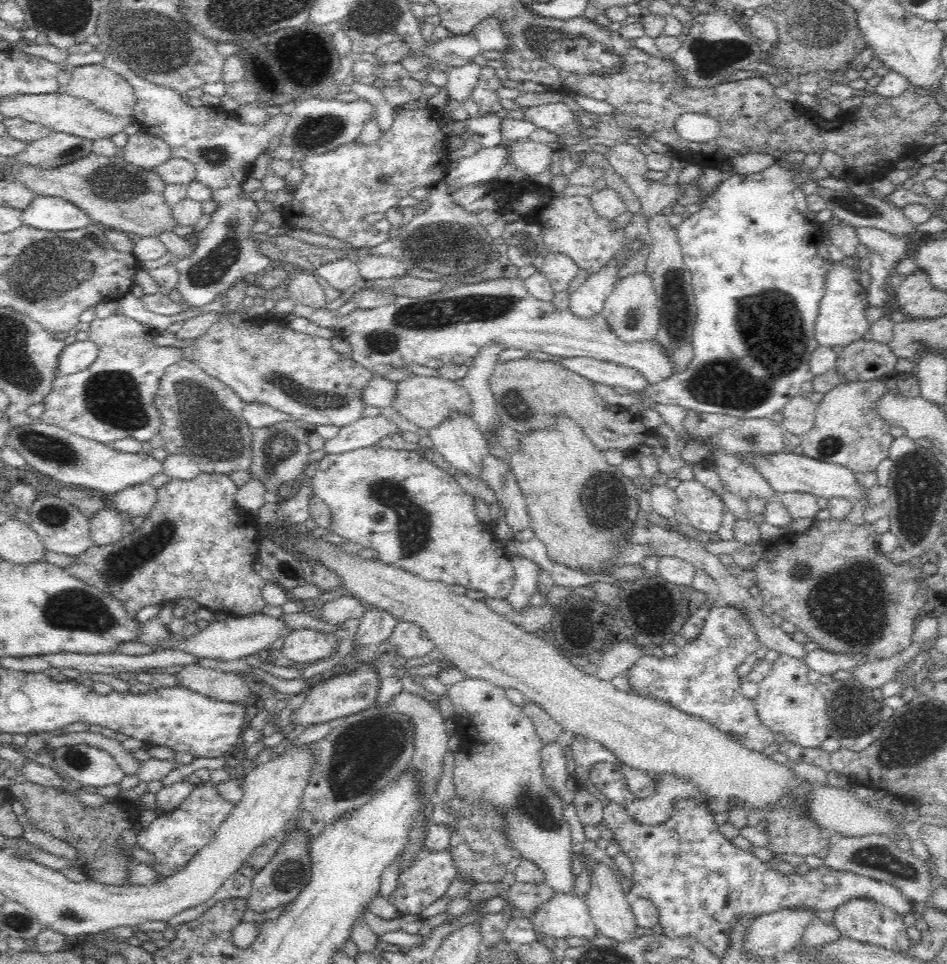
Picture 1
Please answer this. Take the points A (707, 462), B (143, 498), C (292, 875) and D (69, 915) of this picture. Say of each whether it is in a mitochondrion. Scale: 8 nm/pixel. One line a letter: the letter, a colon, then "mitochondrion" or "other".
A: other
B: other
C: mitochondrion
D: mitochondrion

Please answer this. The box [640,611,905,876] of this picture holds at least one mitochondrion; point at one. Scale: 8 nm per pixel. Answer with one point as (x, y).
(858, 714)

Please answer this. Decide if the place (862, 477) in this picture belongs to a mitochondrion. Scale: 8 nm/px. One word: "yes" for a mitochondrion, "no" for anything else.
no

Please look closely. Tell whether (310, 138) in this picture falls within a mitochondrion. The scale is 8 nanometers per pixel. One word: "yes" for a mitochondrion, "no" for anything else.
yes

